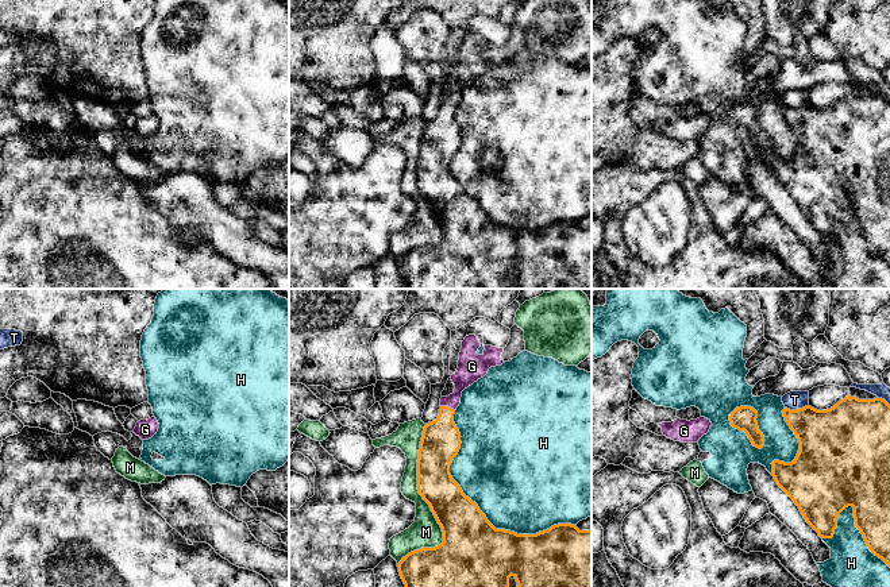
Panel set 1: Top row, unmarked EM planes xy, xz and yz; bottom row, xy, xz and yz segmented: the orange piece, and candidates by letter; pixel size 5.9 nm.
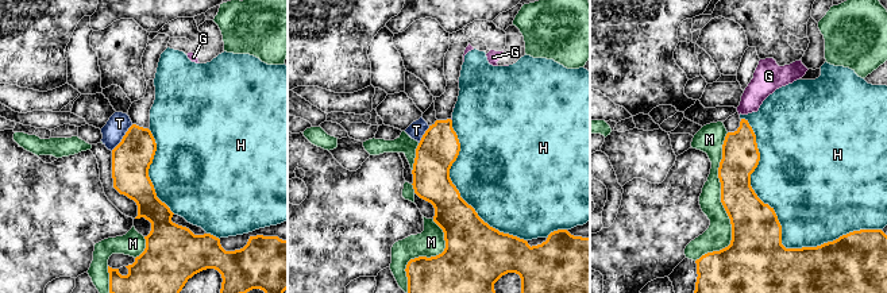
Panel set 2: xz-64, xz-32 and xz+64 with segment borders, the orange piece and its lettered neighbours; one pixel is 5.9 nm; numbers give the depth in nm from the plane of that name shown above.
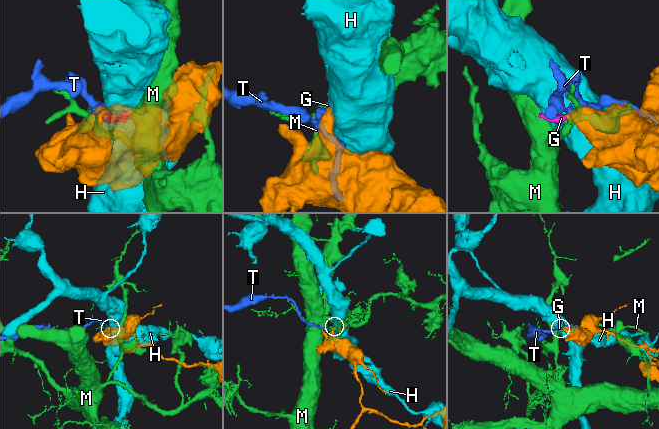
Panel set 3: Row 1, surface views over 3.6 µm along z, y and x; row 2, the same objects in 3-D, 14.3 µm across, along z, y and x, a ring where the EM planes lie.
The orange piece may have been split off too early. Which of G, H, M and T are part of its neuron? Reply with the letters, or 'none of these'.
G

